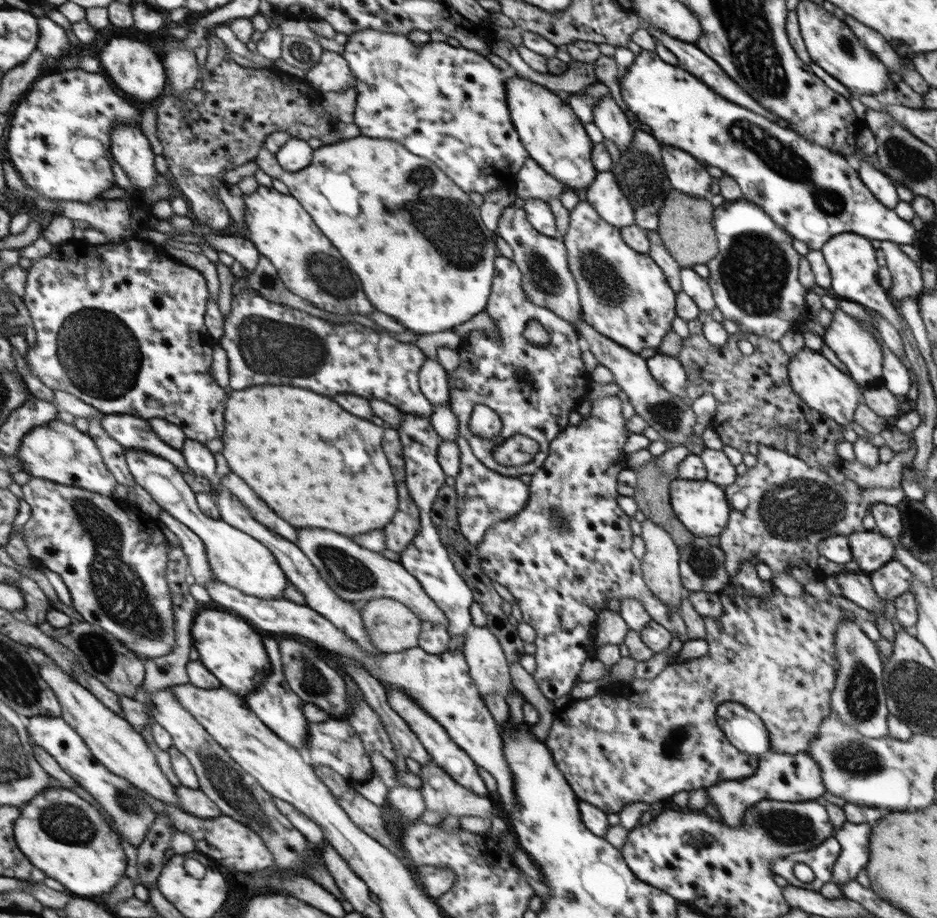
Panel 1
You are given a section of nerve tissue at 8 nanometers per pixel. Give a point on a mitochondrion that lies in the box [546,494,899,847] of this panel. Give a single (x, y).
(861, 696)

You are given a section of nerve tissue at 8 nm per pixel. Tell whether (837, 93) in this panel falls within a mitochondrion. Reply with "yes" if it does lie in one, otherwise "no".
no

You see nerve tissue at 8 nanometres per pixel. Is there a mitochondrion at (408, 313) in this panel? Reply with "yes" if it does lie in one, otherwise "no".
no

